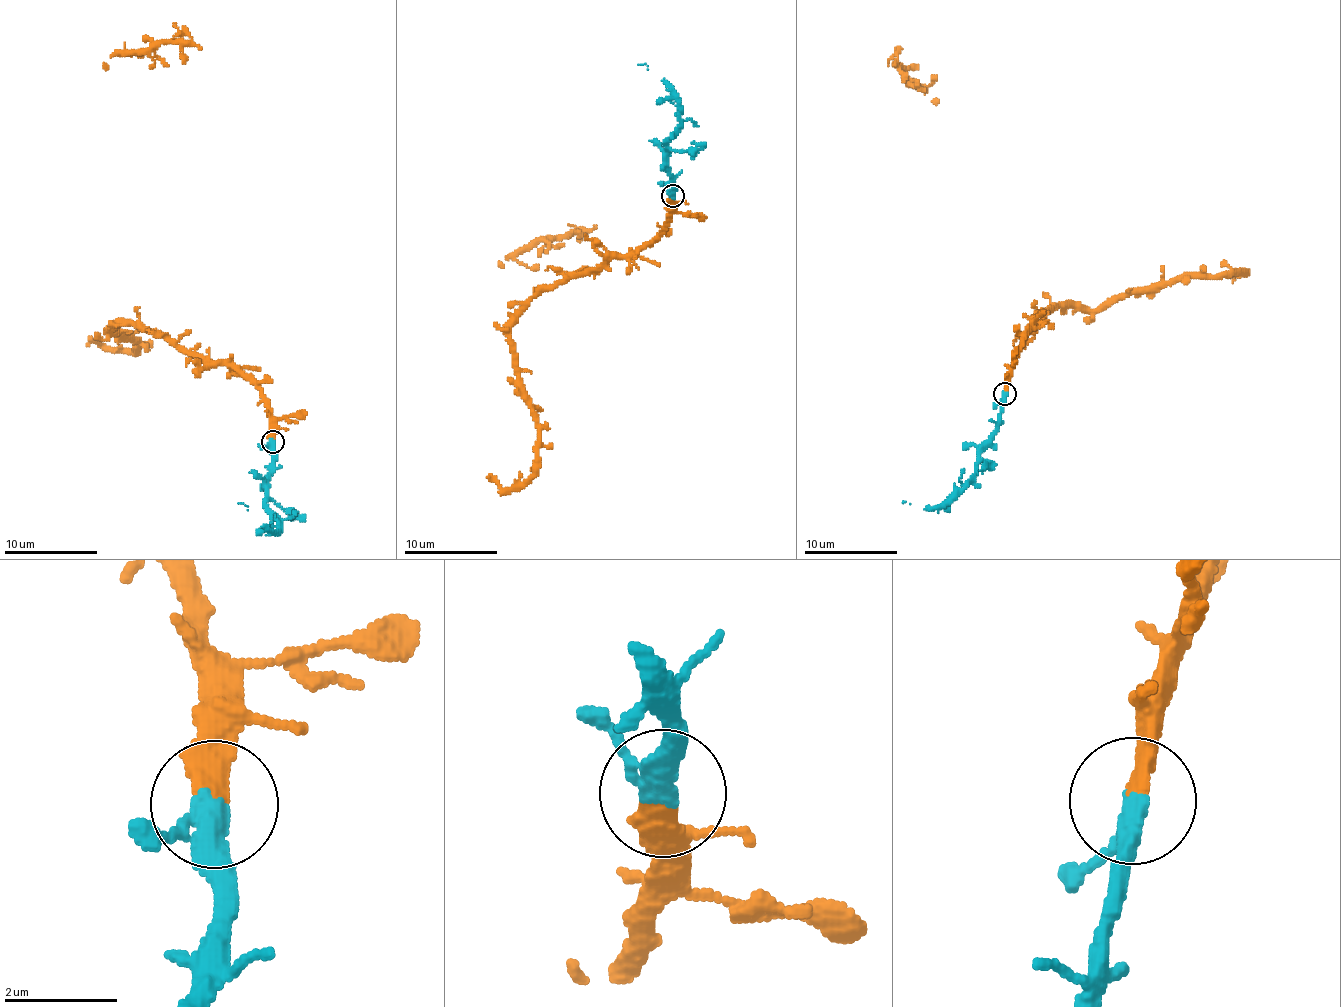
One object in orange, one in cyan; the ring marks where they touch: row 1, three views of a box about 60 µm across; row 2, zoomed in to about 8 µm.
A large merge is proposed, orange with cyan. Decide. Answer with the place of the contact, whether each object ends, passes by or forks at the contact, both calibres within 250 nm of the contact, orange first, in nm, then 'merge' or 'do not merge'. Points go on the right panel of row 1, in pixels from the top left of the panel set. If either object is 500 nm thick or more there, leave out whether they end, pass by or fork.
at (1004, 393); orange ends there; cyan passes by; 420 nm thick on the orange side, 320 nm on the other; merge

